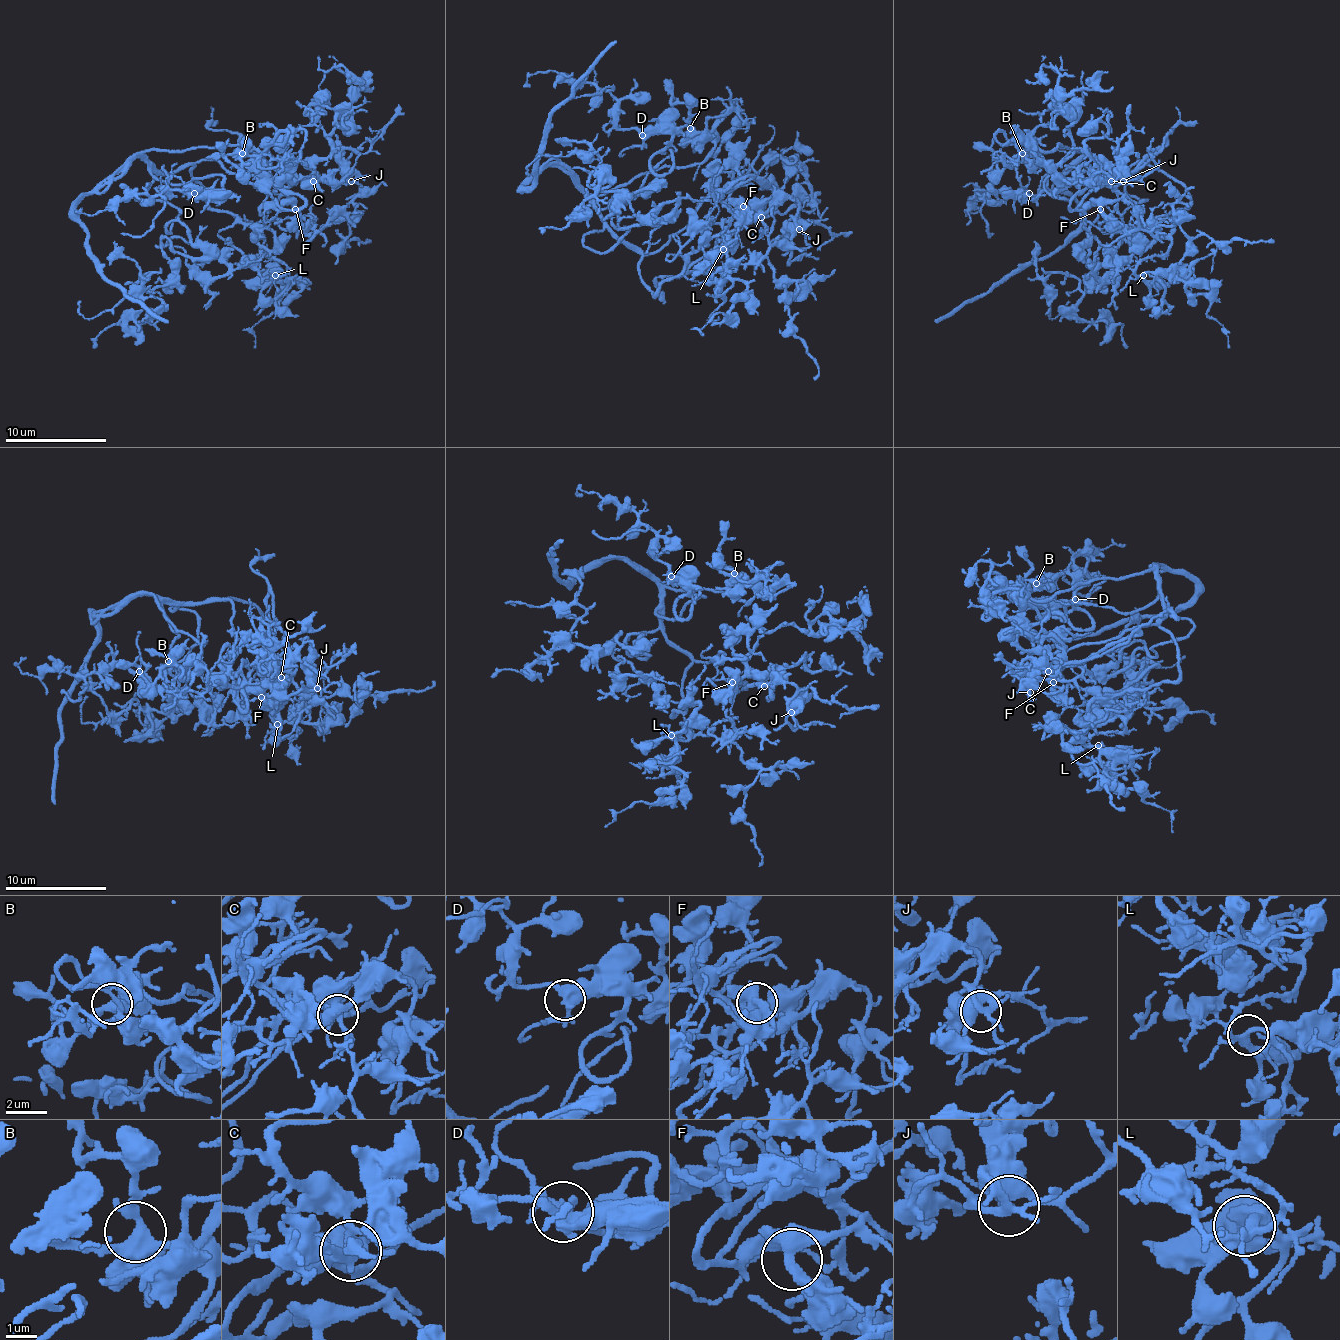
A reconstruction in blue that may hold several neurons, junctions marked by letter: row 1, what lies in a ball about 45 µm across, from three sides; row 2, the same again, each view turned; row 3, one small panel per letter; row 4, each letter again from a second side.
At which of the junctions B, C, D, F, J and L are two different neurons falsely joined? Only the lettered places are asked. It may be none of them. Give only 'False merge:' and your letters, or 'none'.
False merge: none

